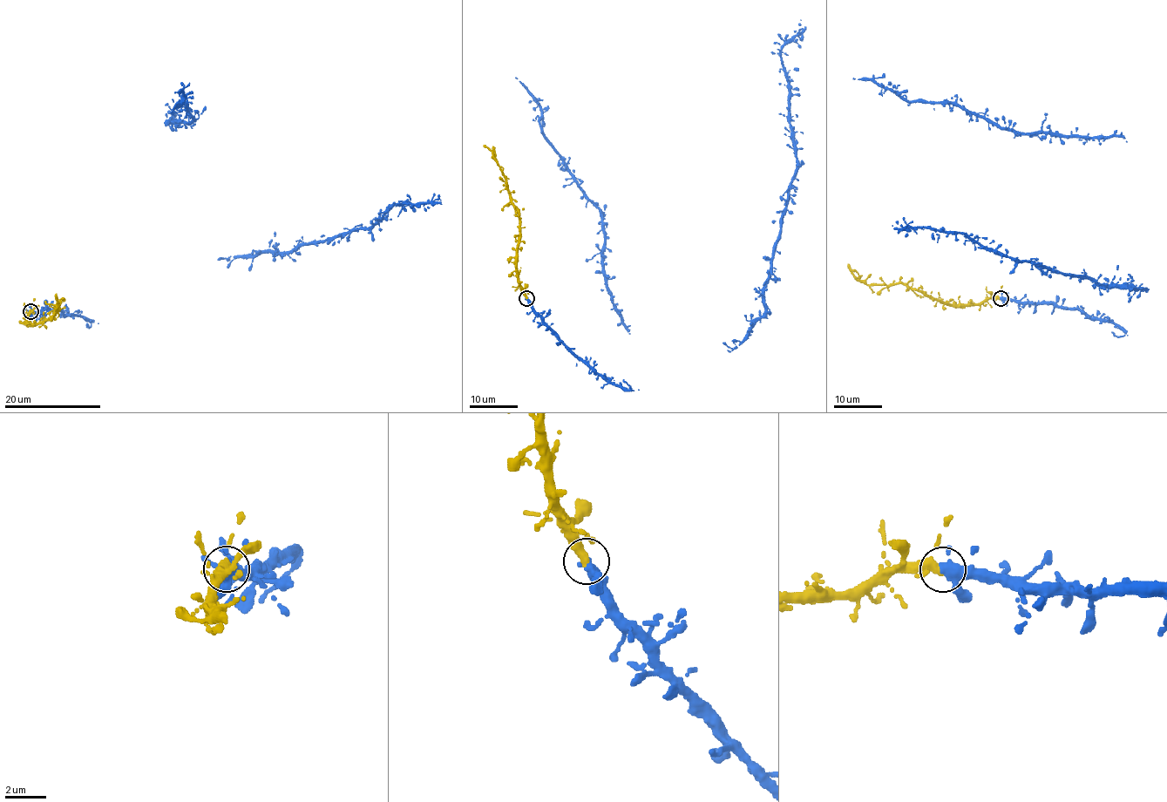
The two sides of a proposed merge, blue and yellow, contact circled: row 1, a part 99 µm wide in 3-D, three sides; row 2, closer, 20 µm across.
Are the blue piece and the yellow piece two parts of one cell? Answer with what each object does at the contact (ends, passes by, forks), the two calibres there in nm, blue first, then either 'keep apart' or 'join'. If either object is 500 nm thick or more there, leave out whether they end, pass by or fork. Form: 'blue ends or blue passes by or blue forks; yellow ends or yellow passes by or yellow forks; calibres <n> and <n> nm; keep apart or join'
blue passes by; yellow passes by; calibres 380 and 300 nm; join

